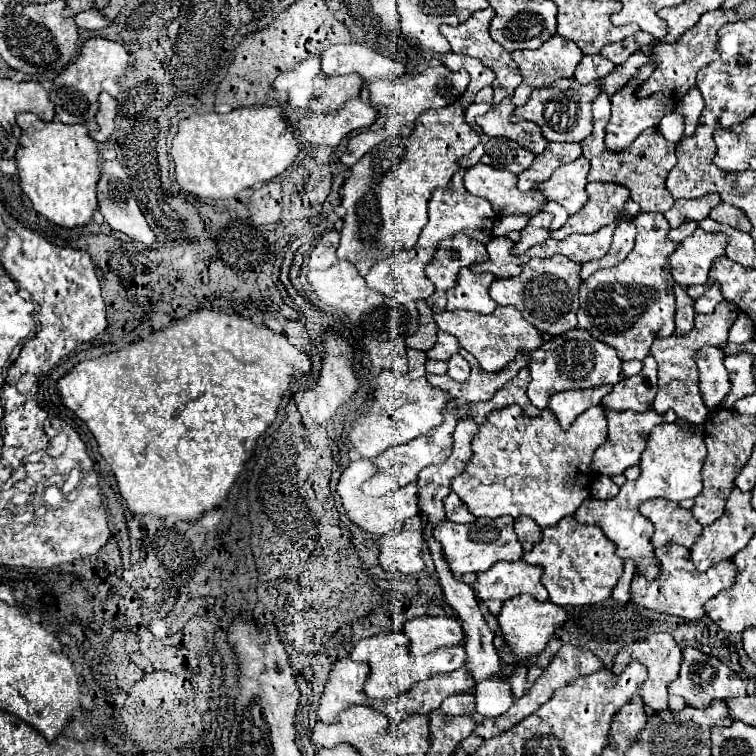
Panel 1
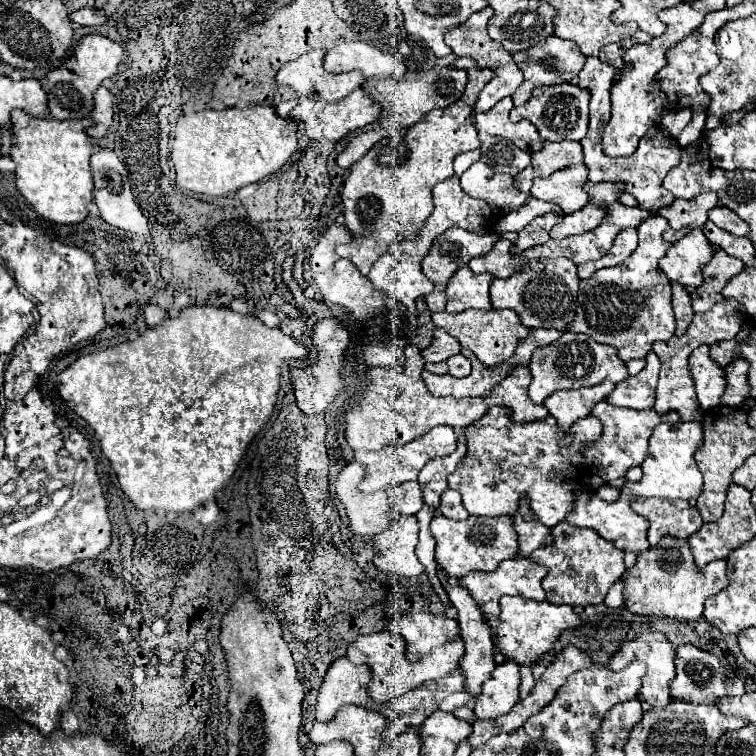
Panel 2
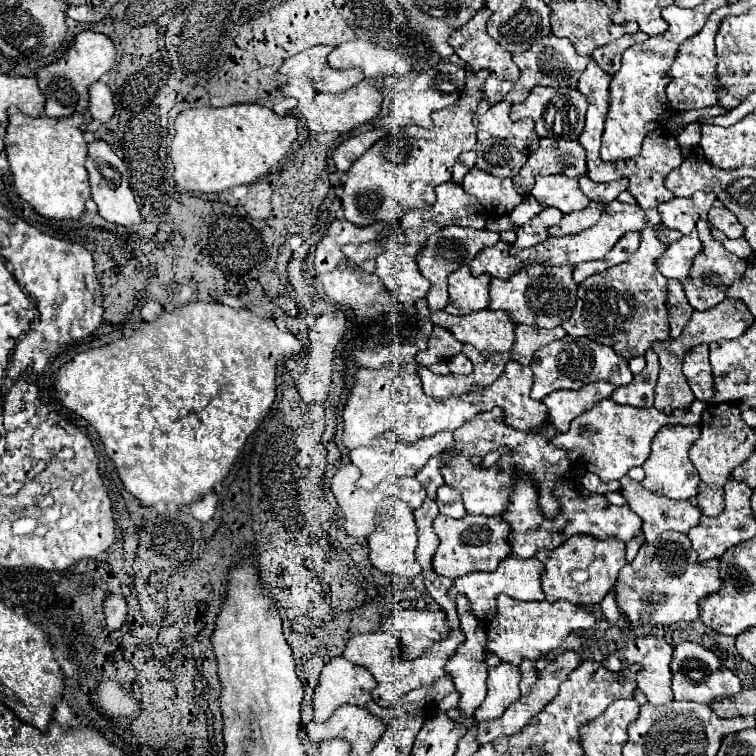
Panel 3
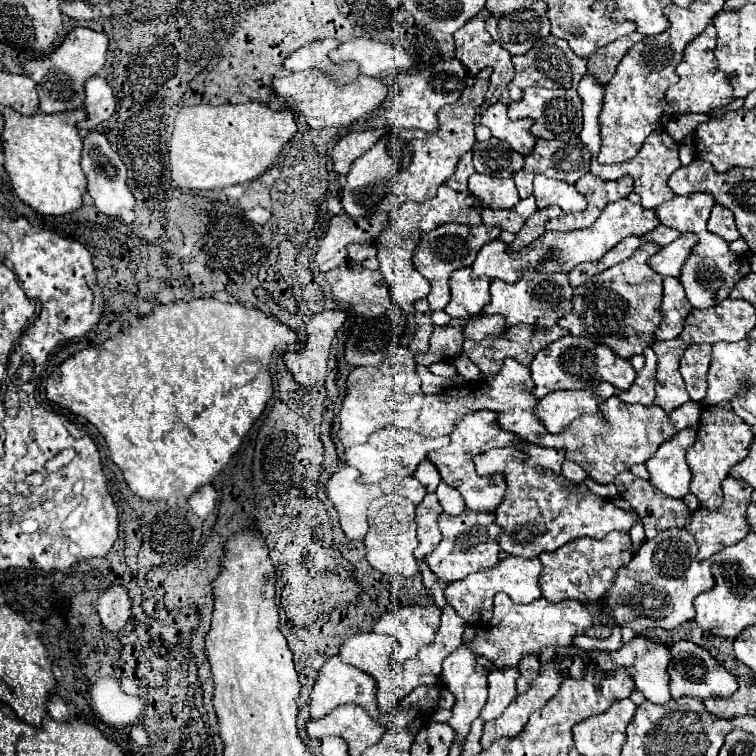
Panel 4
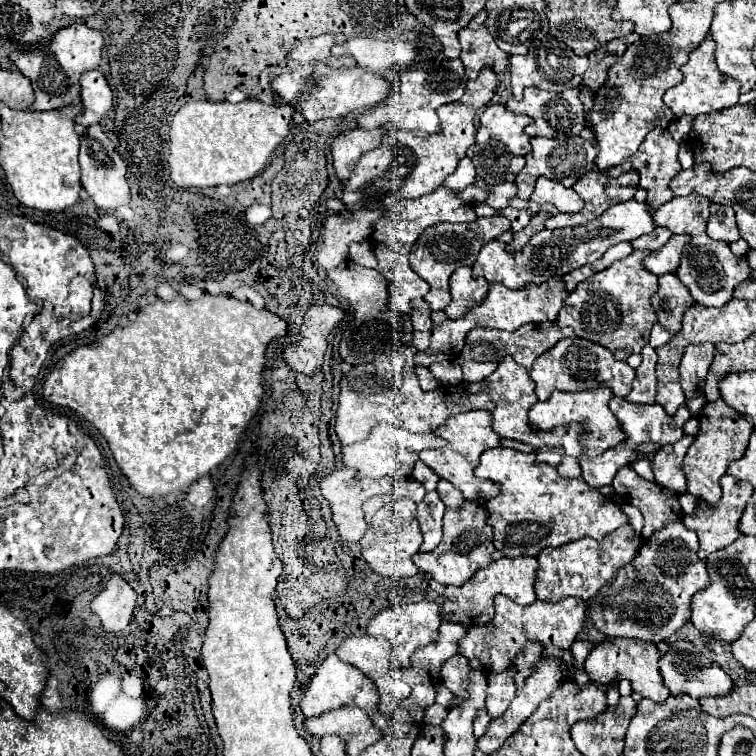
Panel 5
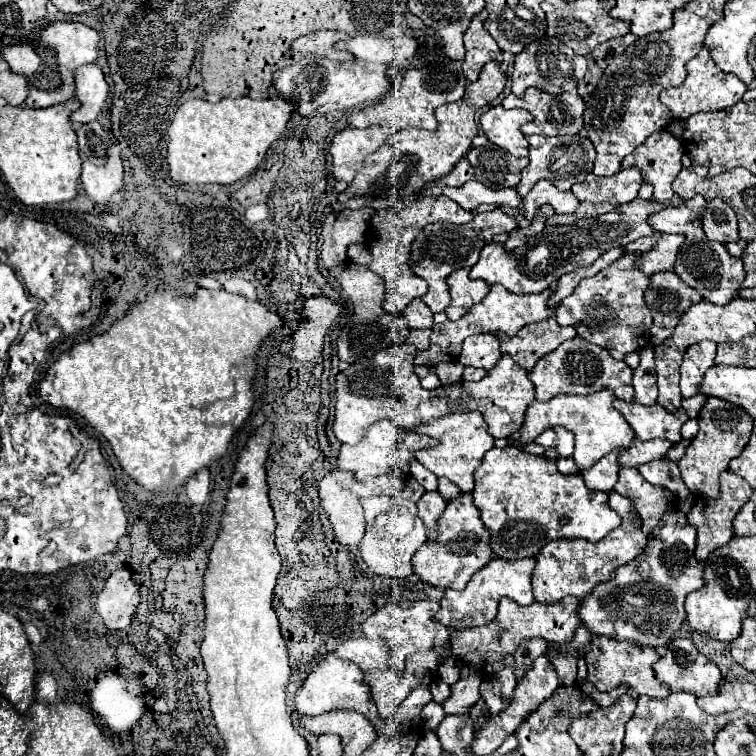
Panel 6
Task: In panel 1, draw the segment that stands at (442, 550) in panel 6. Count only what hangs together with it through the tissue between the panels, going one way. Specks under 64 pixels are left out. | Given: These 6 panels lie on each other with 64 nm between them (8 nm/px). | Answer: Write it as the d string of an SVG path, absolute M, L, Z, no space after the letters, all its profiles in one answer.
M500 516L496 520L484 520L478 518L472 524L456 524L450 520L444 520L440 526L434 528L434 536L444 548L444 556L450 564L450 570L456 576L462 576L466 572L484 572L494 562L506 560L516 562L522 558L522 544L514 532L514 518L512 516Z

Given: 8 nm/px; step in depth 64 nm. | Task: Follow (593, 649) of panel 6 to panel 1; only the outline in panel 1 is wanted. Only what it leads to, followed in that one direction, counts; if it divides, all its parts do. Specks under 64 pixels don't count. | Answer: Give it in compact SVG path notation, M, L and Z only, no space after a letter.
M654 634L654 636L650 636L650 638L644 638L644 640L634 642L632 646L622 648L622 650L618 652L616 660L614 660L612 672L620 674L620 672L626 668L626 664L630 664L632 660L642 662L642 664L648 668L648 678L646 678L646 682L642 684L642 690L640 690L646 706L650 706L650 708L656 710L656 712L666 710L666 708L668 708L668 684L678 678L680 664L682 664L682 648L676 644L676 640L674 640L670 634Z

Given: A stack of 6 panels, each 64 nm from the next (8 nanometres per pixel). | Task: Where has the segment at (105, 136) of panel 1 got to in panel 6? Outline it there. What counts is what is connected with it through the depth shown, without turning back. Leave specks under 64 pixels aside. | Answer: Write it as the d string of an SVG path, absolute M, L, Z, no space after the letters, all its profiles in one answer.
M86 64L76 70L76 98L80 100L80 108L70 116L72 122L88 124L100 116L110 96L108 82L102 70L96 64Z

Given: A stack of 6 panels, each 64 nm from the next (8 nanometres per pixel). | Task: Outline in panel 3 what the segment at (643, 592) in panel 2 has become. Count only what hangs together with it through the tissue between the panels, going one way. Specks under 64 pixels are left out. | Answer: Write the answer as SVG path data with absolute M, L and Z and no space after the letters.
M664 532L656 544L644 544L634 562L620 570L614 592L620 610L636 624L674 624L692 622L700 616L700 600L718 592L724 580L720 578L720 562L696 562L696 554L686 534Z

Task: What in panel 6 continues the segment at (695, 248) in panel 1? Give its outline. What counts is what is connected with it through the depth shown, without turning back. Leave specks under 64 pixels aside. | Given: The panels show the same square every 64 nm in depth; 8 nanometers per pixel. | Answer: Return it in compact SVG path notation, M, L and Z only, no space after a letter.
M662 234L660 242L650 252L644 252L640 256L640 260L636 262L638 268L646 274L674 270L676 254L678 254L678 248L682 242L684 242L684 236L680 236L680 234Z

